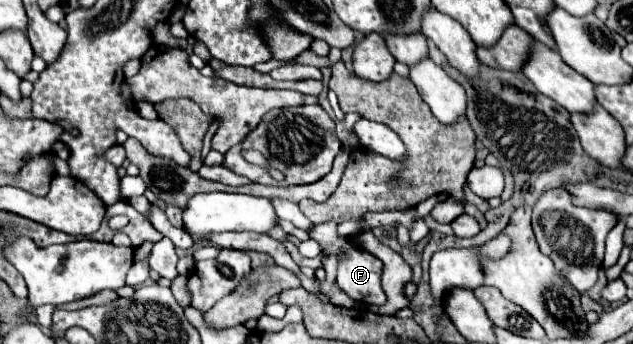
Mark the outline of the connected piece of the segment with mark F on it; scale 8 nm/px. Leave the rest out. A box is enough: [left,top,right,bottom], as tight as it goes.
[337,246,387,304]

